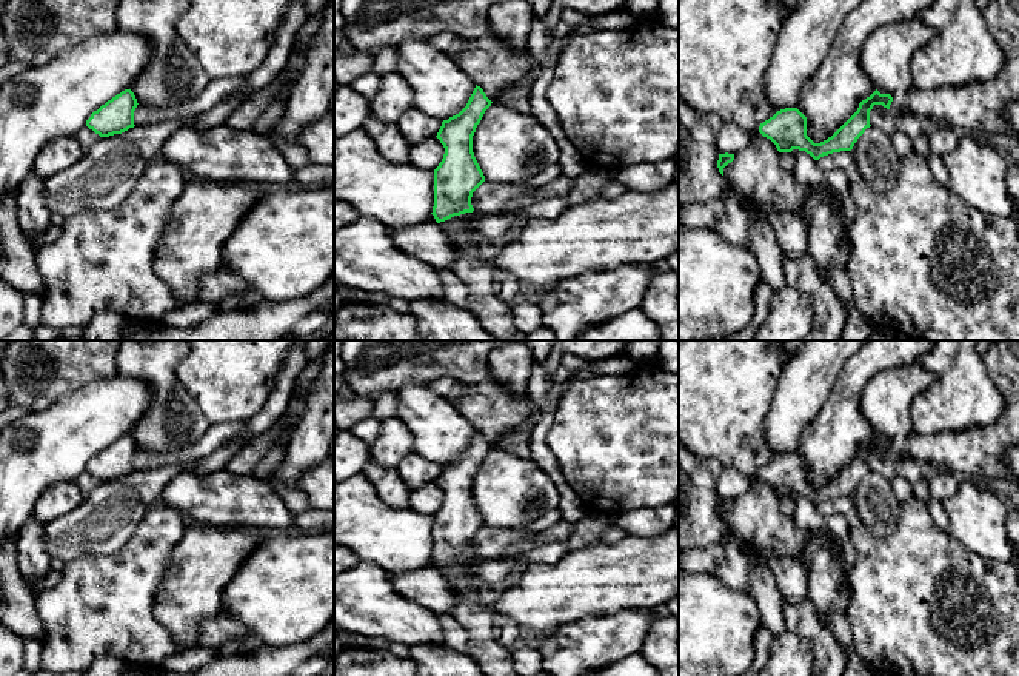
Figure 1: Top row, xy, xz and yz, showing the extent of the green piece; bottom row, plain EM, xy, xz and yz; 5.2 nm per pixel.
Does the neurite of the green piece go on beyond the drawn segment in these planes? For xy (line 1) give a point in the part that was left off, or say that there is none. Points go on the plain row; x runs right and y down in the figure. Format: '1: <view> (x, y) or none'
1: none

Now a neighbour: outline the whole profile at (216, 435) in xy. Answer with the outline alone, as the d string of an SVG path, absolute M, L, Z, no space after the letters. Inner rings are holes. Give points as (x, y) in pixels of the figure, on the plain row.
M231 420L211 425L206 433L194 443L177 448L171 453L155 453L146 450L137 450L134 456L134 470L154 470L166 465L180 465L189 460L200 460L212 454L229 437L242 433L248 420Z

